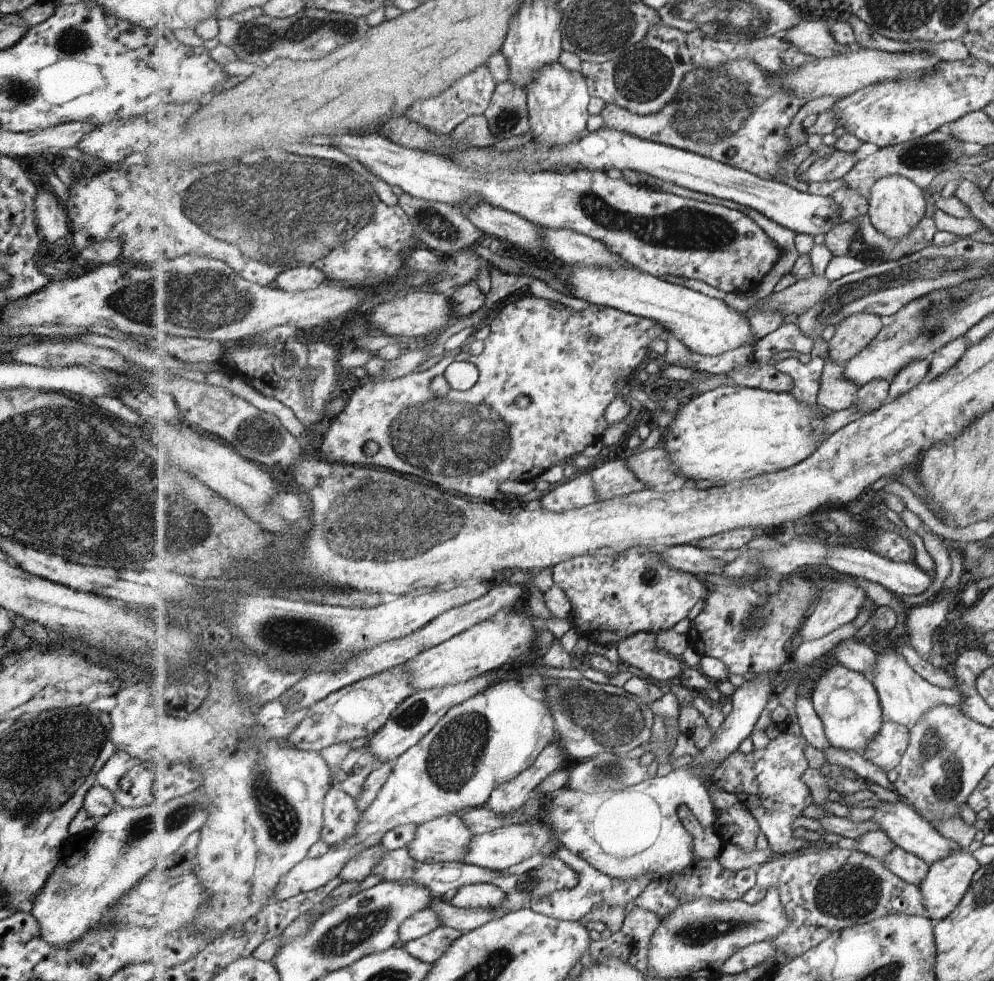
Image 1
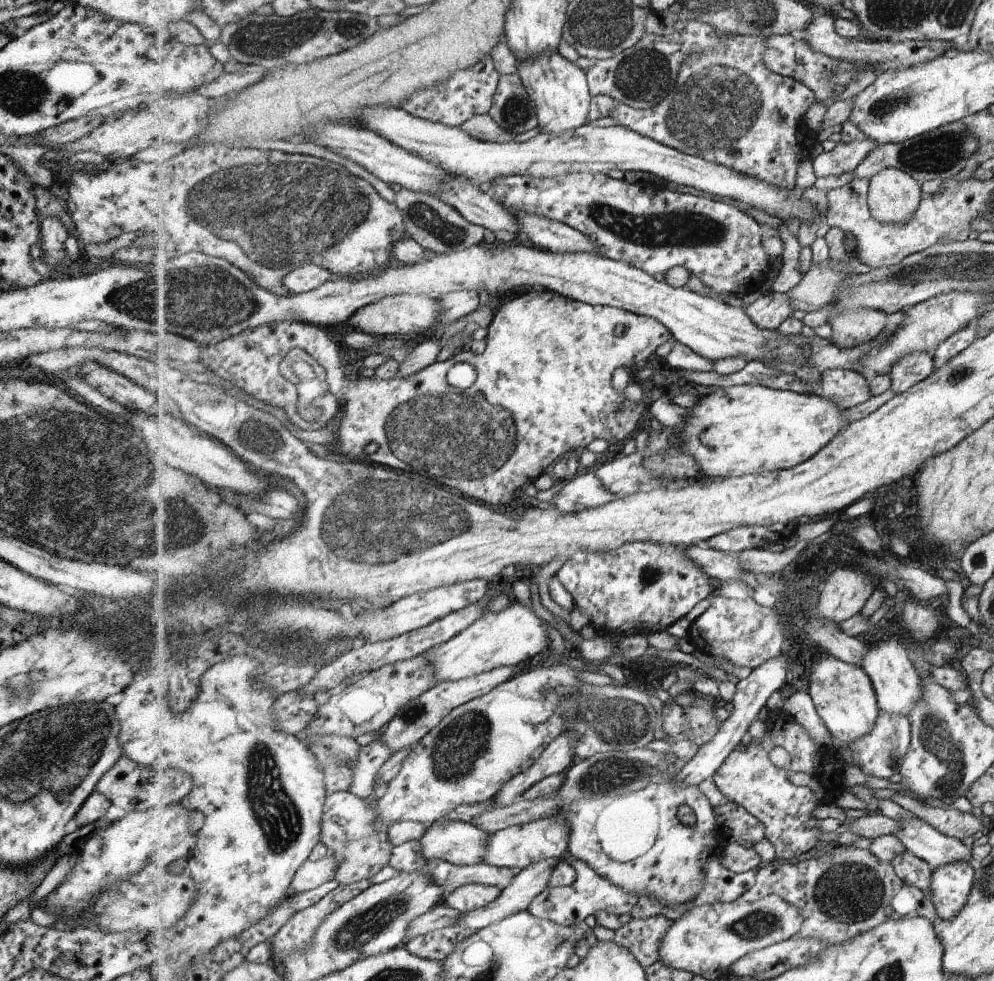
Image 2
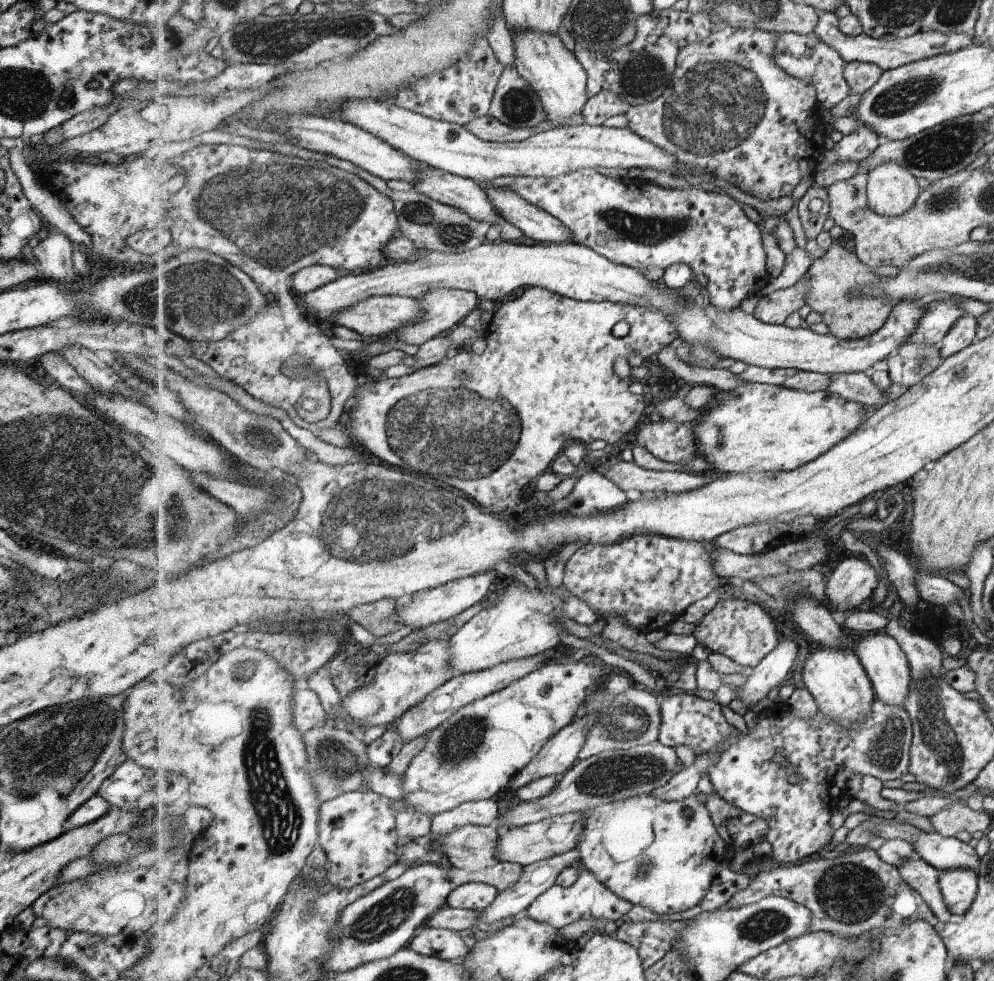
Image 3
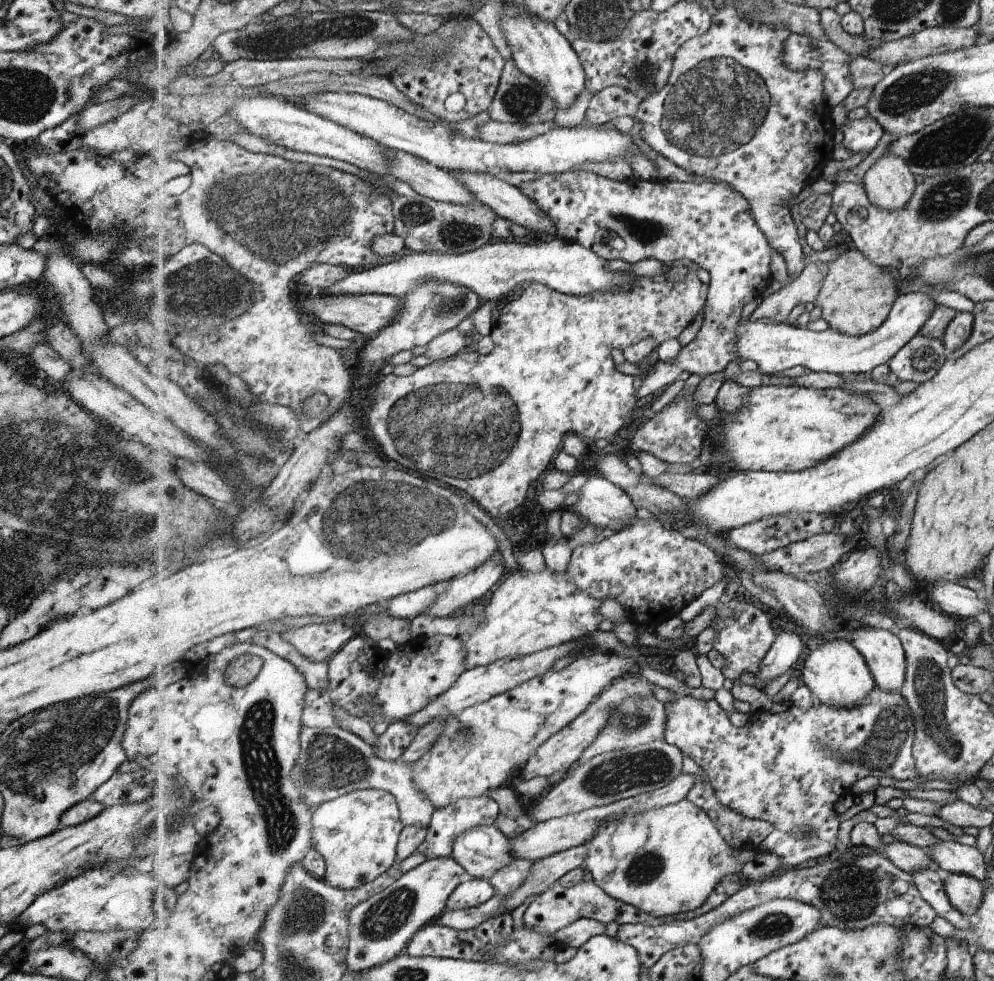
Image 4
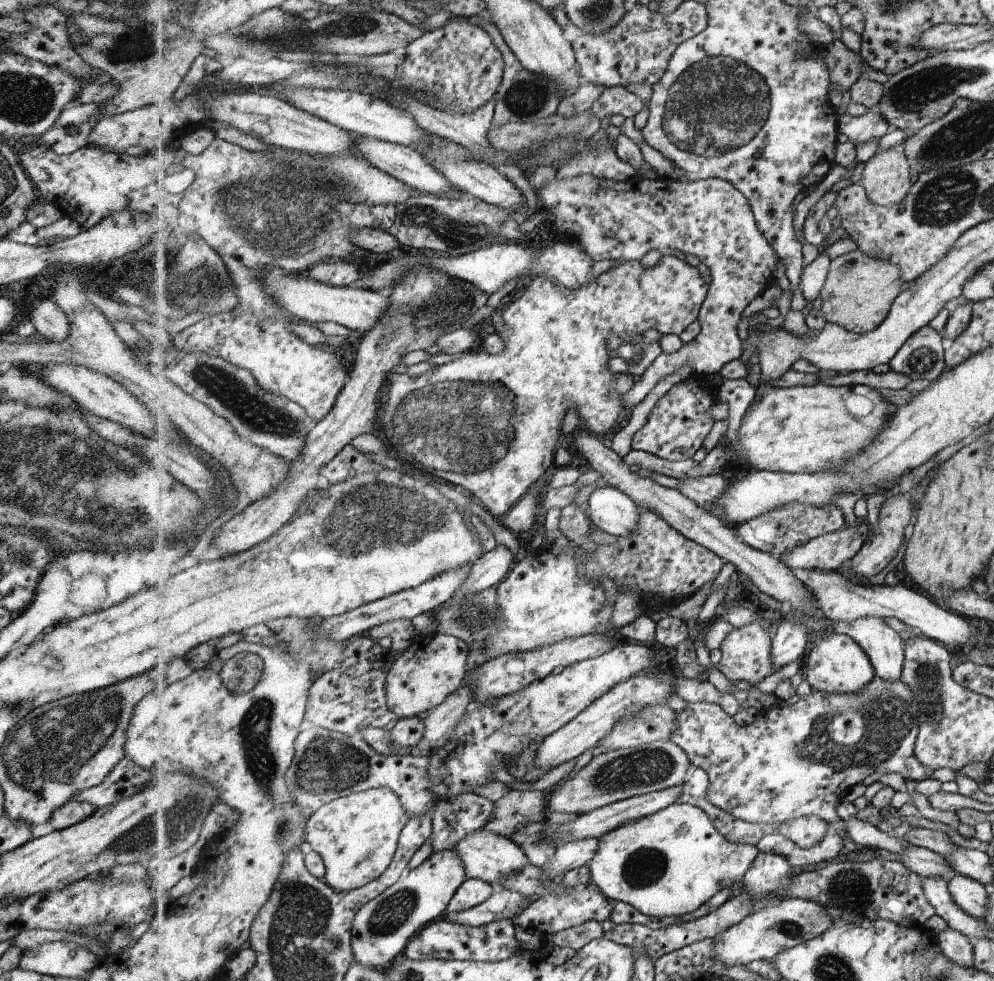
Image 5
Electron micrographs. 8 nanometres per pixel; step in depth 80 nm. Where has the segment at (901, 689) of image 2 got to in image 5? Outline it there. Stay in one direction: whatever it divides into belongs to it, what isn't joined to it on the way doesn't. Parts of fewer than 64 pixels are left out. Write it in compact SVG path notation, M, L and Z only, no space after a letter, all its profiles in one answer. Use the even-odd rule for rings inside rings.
M865 617L853 622L836 621L835 632L849 635L863 647L873 663L876 676L895 682L902 678L906 643L901 634L882 617Z

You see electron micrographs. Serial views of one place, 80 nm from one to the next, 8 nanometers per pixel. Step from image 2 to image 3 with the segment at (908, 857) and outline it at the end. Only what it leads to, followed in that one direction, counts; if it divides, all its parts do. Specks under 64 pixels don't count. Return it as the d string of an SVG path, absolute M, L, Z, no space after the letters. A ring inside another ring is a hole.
M921 858L911 859L899 868L903 878L915 890L919 891L919 894L931 906L940 921L946 923L963 922L964 915L953 914L944 901L942 888L940 887L940 874L942 871Z

